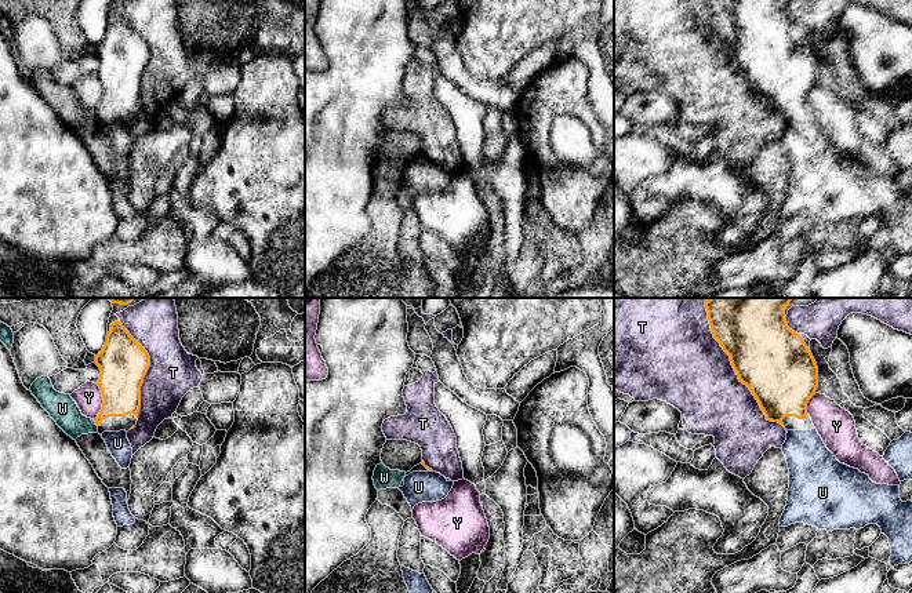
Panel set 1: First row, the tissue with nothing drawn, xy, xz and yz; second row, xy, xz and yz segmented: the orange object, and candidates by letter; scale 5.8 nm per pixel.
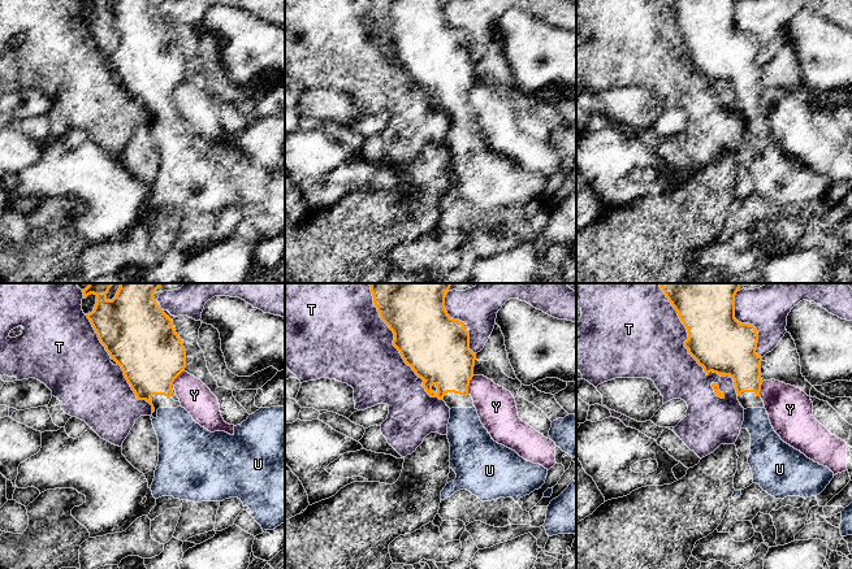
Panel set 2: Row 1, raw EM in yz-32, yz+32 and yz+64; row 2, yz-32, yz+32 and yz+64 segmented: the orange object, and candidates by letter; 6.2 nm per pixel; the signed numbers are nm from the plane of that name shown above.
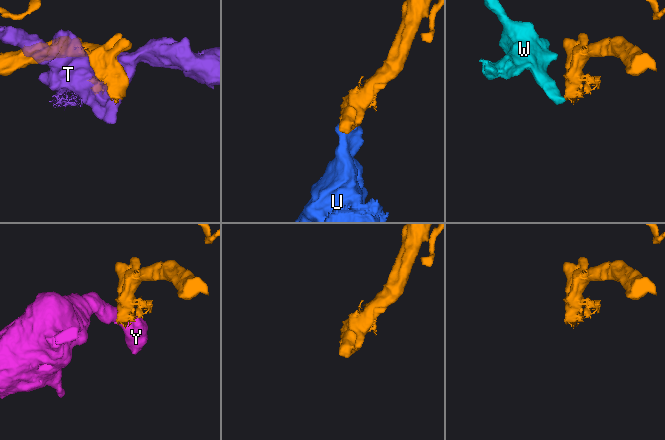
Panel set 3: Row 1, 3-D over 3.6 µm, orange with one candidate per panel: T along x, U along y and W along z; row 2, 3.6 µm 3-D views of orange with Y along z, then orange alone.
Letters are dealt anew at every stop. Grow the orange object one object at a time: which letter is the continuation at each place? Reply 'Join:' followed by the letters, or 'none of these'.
Join: U

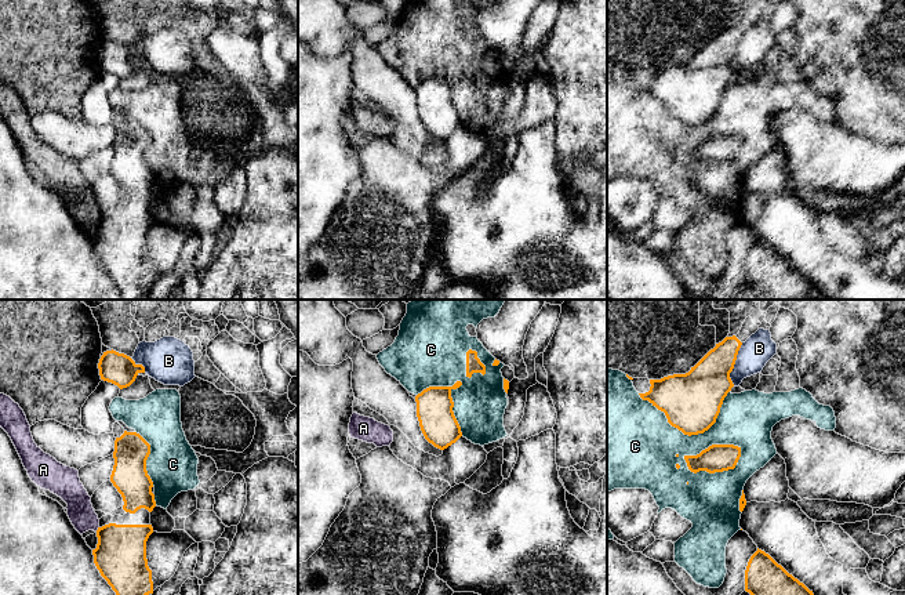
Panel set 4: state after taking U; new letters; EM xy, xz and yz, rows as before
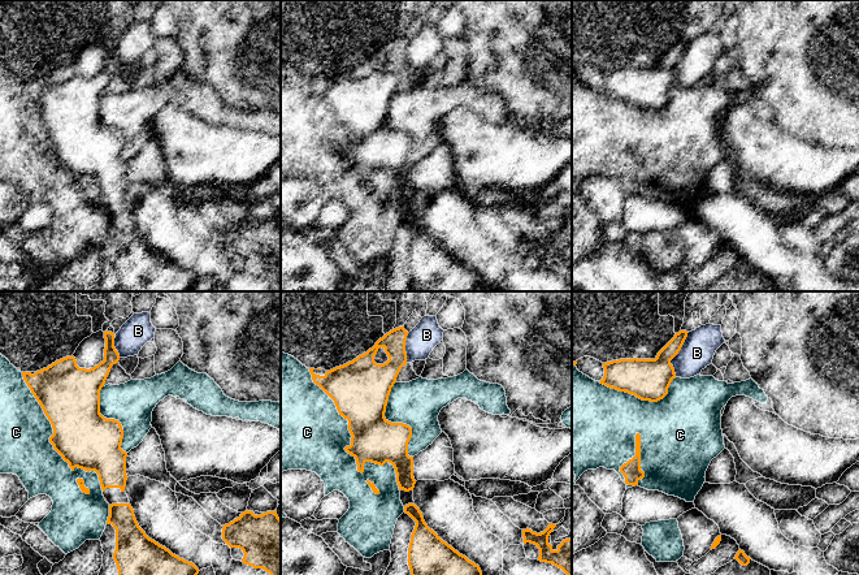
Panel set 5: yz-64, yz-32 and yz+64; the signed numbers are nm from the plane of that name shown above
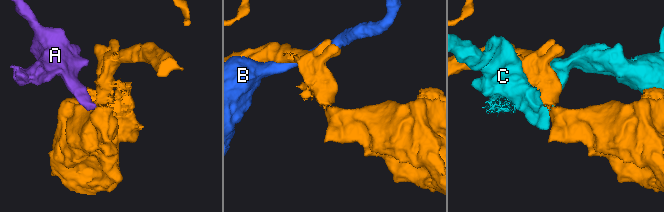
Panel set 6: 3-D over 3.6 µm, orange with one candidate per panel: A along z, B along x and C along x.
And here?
Join: none of these

